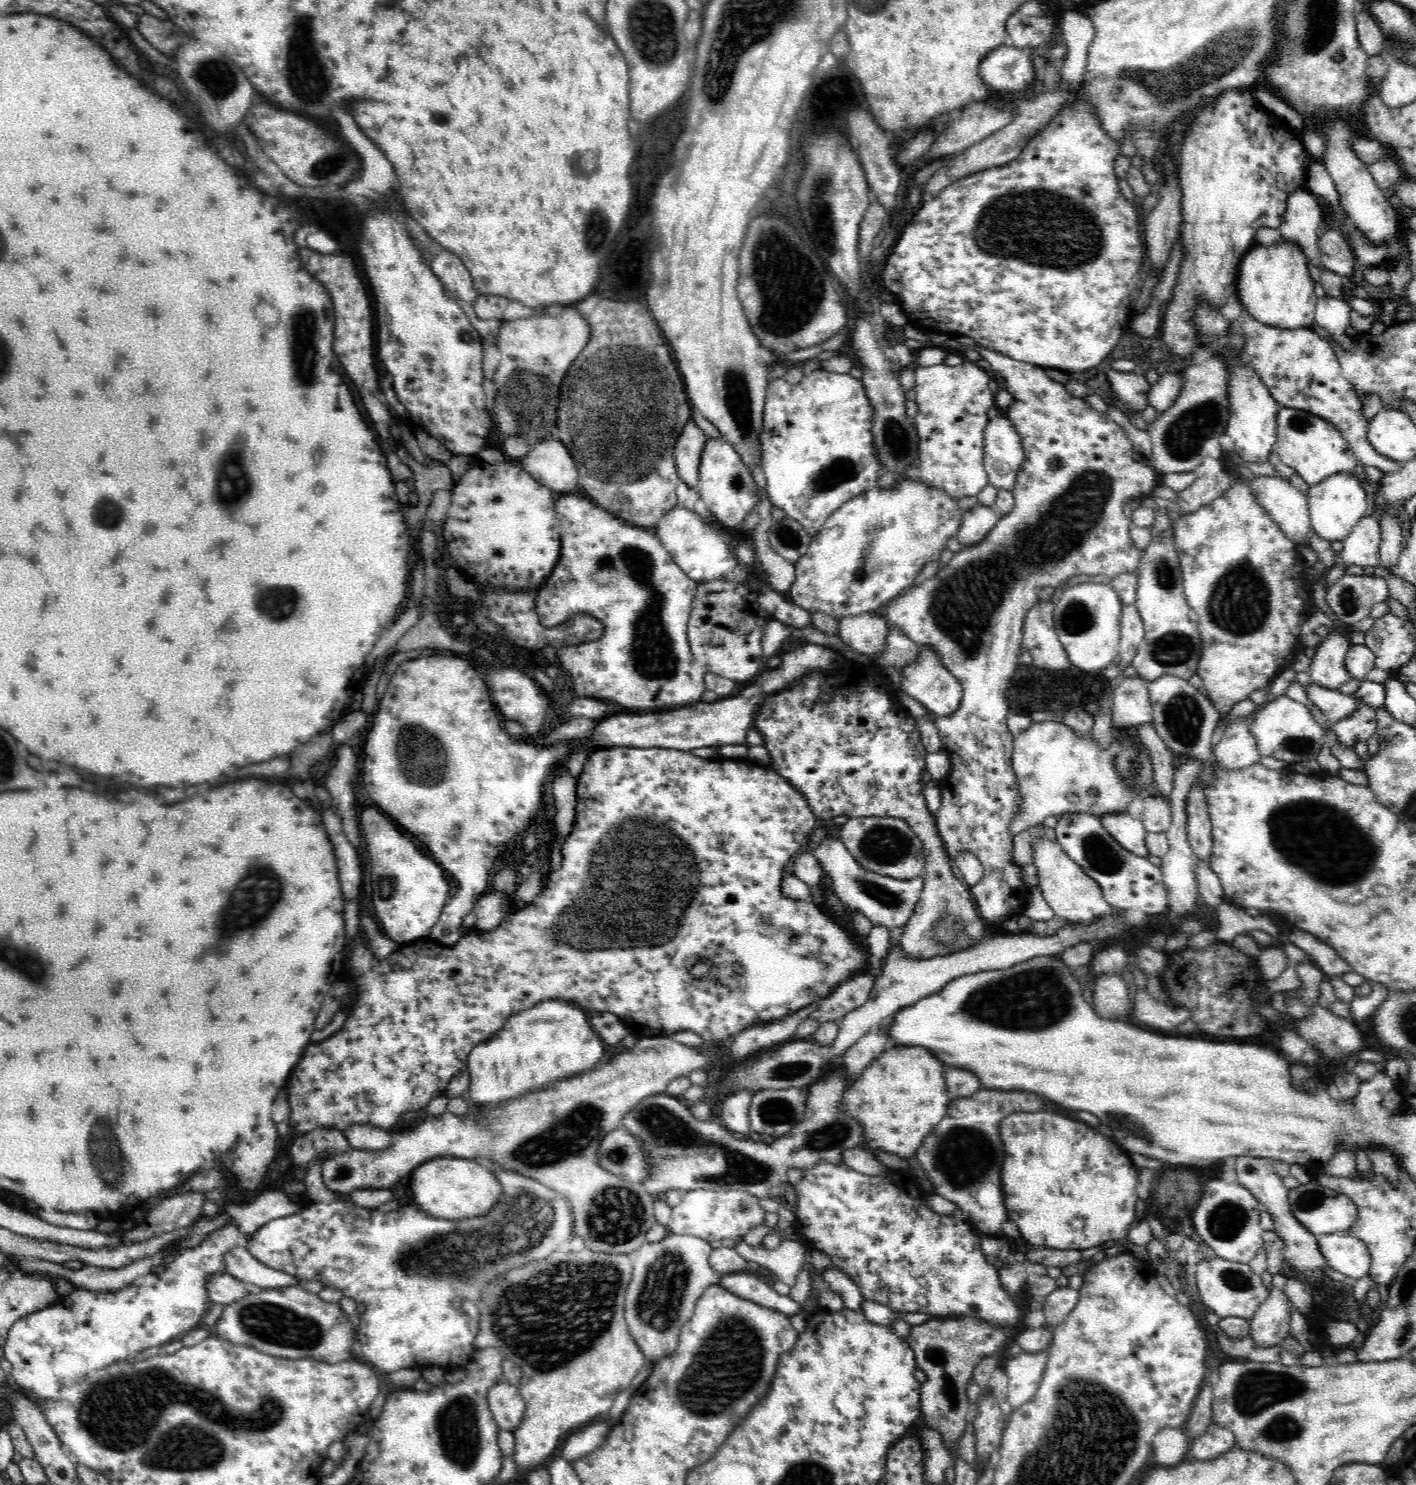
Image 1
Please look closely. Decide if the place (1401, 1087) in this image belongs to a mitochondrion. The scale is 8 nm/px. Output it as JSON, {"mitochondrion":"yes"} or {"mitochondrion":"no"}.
{"mitochondrion":"no"}

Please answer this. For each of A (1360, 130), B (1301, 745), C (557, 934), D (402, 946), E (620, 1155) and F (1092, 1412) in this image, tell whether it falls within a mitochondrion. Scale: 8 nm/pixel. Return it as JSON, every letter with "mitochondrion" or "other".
{"A":"other","B":"mitochondrion","C":"mitochondrion","D":"other","E":"mitochondrion","F":"mitochondrion"}

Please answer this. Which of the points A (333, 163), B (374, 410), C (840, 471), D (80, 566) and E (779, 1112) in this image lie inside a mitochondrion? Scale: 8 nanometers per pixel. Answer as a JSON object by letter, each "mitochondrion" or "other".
{"A":"other","B":"other","C":"mitochondrion","D":"other","E":"mitochondrion"}

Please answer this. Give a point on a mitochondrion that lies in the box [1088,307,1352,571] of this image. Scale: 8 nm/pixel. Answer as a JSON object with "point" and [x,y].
{"point":[1186,433]}

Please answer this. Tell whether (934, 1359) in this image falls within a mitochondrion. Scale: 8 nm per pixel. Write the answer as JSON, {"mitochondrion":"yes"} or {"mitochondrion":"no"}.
{"mitochondrion":"yes"}

